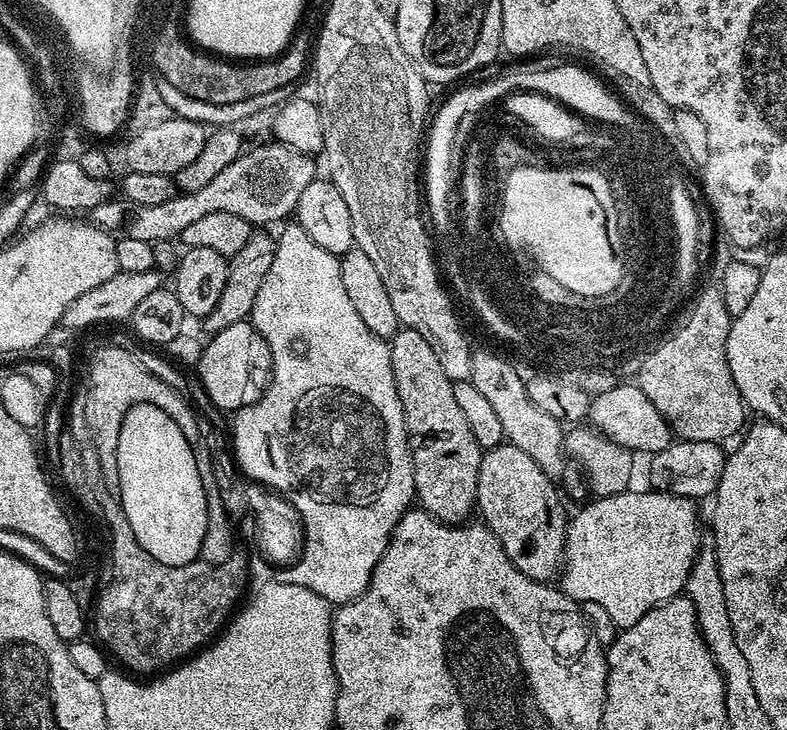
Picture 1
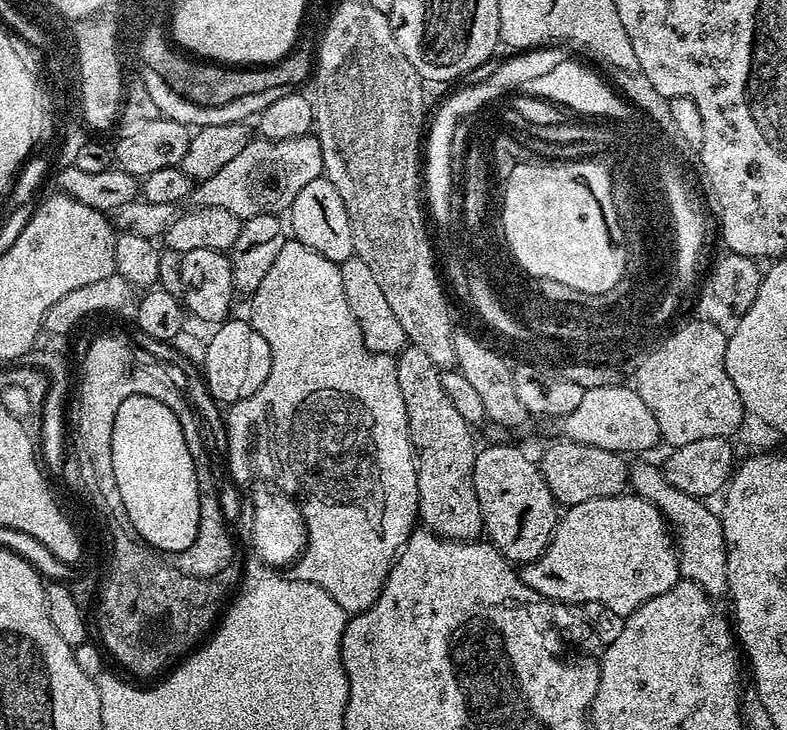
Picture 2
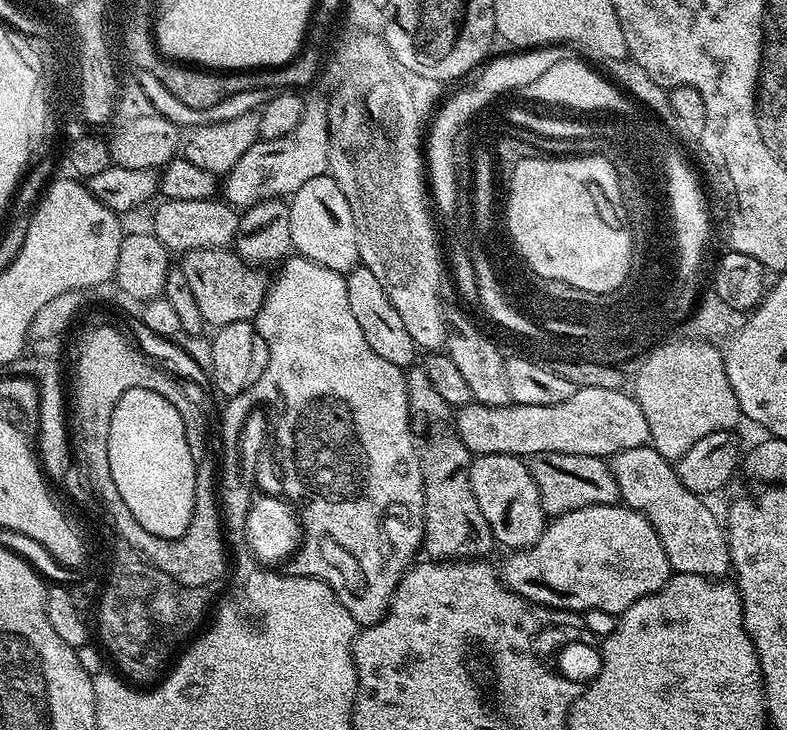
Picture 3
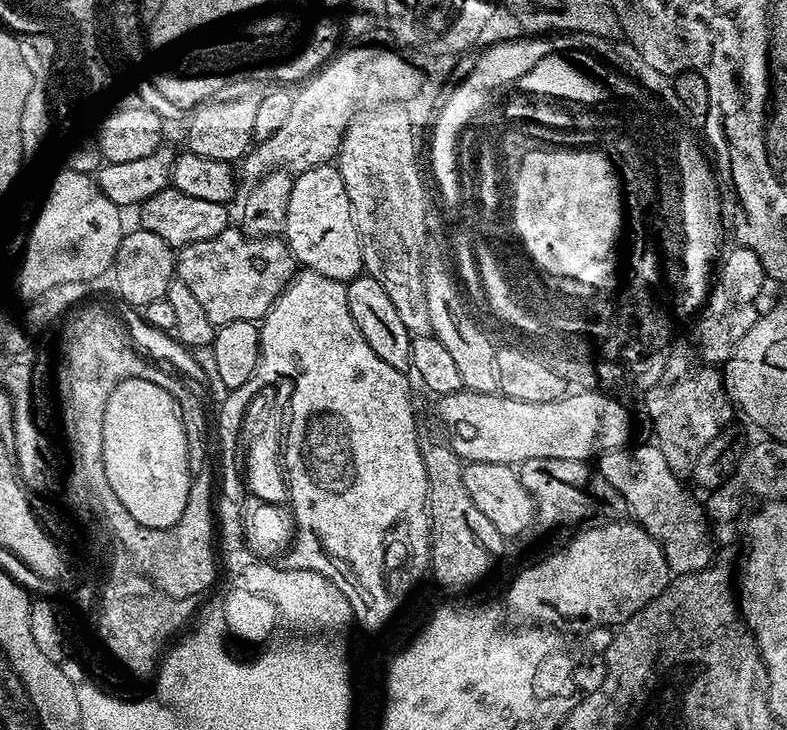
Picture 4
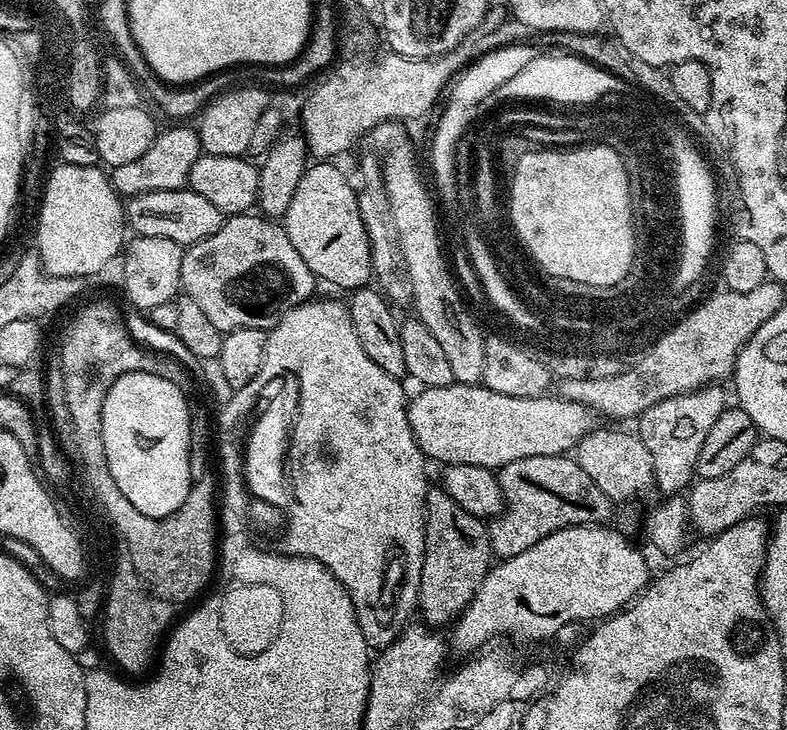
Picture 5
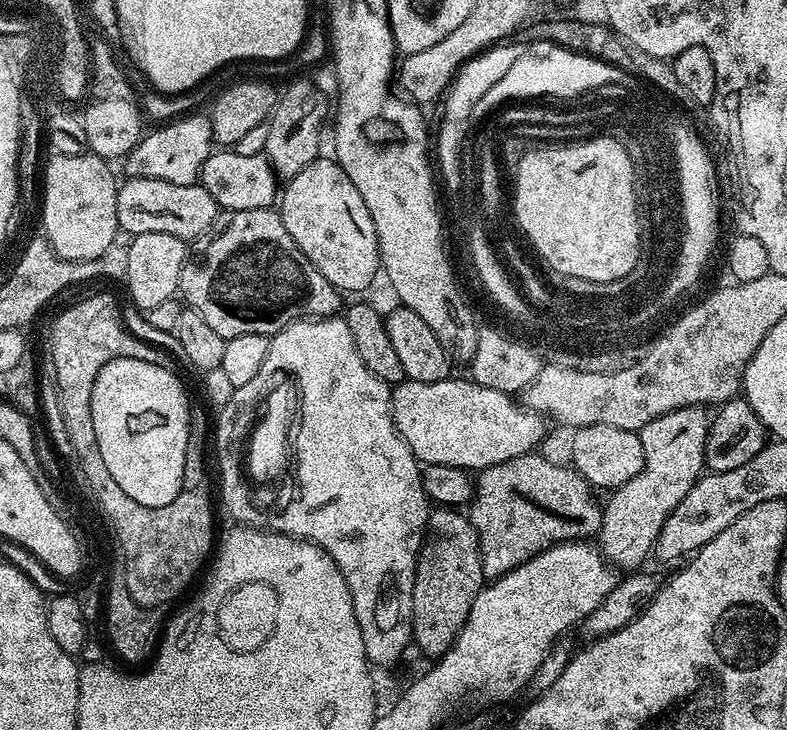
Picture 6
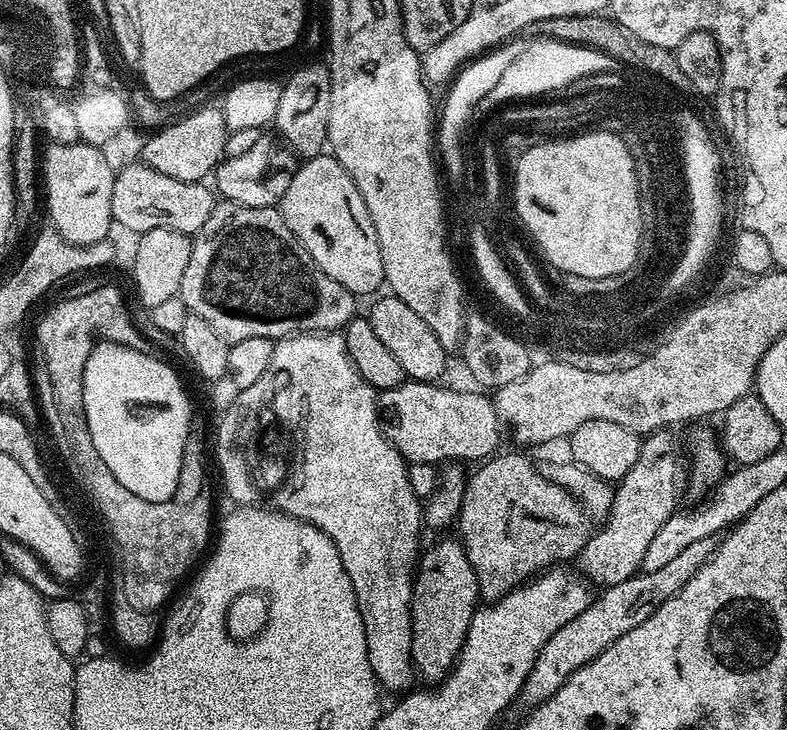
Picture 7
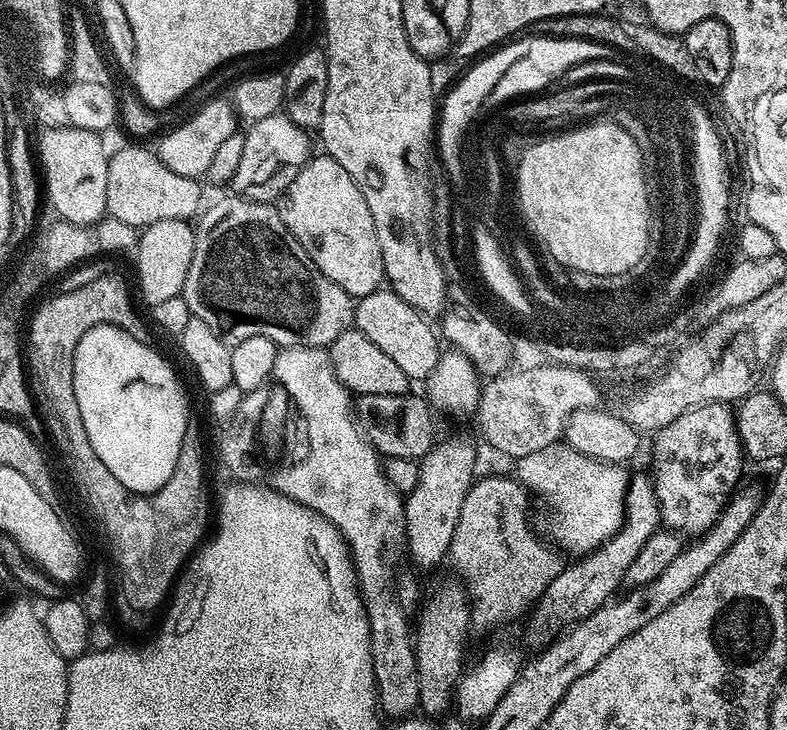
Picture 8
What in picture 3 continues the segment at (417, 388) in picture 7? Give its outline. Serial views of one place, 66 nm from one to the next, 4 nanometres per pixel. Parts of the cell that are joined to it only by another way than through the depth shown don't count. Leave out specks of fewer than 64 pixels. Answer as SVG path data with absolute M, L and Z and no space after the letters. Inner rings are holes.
M577 387L576 393L569 400L554 406L526 406L511 403L499 408L473 402L459 409L454 419L462 442L469 452L476 456L510 454L521 458L531 458L543 452L561 452L562 454L586 454L611 458L622 450L643 448L650 440L646 414L642 414L642 406L638 406L635 395L628 393L627 396L625 392L619 388Z

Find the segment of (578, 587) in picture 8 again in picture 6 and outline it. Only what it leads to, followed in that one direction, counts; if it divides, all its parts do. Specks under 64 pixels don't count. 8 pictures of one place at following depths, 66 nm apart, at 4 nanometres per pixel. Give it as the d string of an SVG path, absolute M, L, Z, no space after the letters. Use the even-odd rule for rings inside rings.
M700 406L670 410L670 414L662 414L654 418L654 422L646 422L646 426L640 429L640 441L644 455L642 470L634 474L630 482L611 489L609 496L612 497L608 501L605 499L602 504L604 513L602 514L602 526L598 533L598 547L617 569L639 569L643 565L640 563L647 556L653 555L656 539L660 536L666 518L675 510L678 502L682 502L682 498L690 494L690 486L694 486L705 471L704 447L708 441L710 416L709 413L704 412L707 411Z

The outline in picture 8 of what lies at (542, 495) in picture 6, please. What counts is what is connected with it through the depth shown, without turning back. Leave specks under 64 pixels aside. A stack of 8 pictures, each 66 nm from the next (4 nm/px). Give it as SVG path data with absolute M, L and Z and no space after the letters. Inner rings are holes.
M481 475L466 494L454 538L448 547L447 559L456 567L455 575L468 593L470 620L480 628L496 628L507 620L512 620L522 612L527 613L536 601L544 595L546 586L562 574L566 563L565 553L553 546L547 539L539 540L532 524L528 521L528 500L530 493L515 475Z

